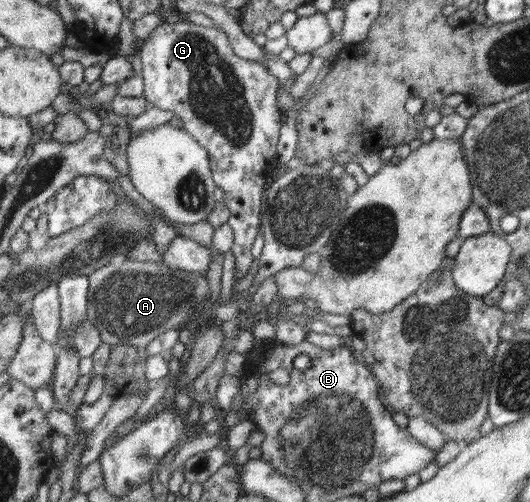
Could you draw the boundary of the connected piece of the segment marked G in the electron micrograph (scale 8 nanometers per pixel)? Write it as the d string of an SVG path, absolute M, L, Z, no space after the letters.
M187 19L177 23L164 21L149 34L149 37L147 37L141 45L138 46L137 51L139 52L139 57L141 57L141 63L143 64L141 79L144 84L143 97L145 97L145 100L147 100L151 107L169 111L169 113L173 113L173 117L175 116L181 119L181 121L183 121L183 130L186 133L189 133L189 136L193 137L195 142L201 145L201 147L207 151L207 154L209 154L209 163L214 184L223 189L225 195L224 205L230 212L228 224L232 227L234 233L234 242L230 249L233 252L233 257L235 257L234 275L235 278L243 278L248 273L251 263L253 263L254 260L253 256L251 256L251 246L253 245L257 233L259 233L261 211L263 209L263 201L265 200L263 184L271 178L273 171L278 165L276 148L280 138L280 130L284 120L284 114L281 113L281 110L277 107L276 99L277 91L280 89L281 84L277 80L277 77L273 77L264 65L239 57L232 50L228 37L219 28L196 25L193 22L187 21Z

